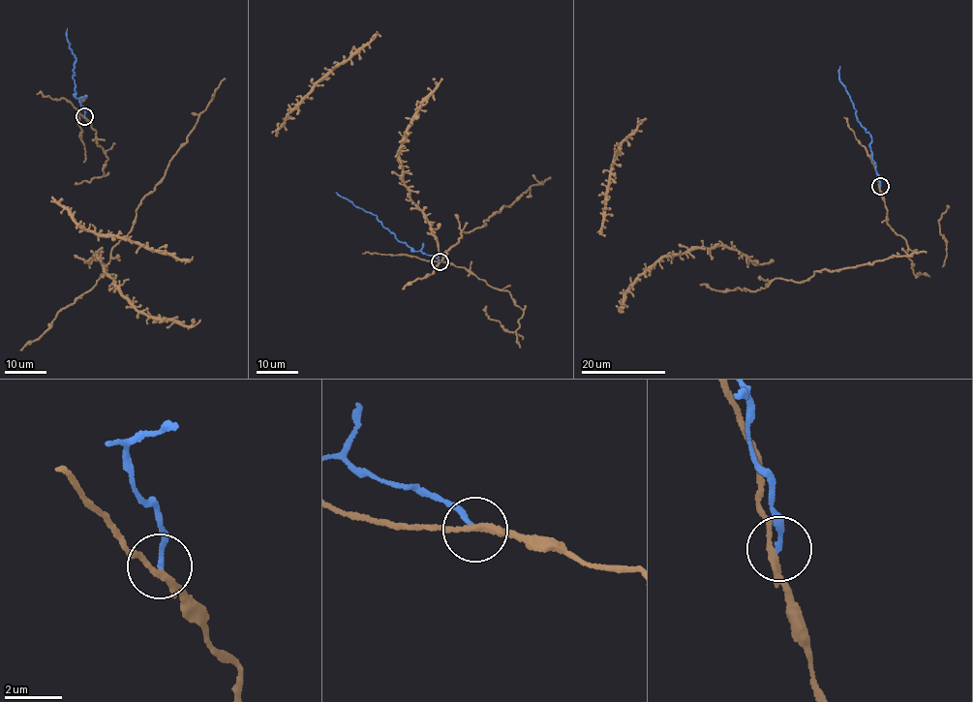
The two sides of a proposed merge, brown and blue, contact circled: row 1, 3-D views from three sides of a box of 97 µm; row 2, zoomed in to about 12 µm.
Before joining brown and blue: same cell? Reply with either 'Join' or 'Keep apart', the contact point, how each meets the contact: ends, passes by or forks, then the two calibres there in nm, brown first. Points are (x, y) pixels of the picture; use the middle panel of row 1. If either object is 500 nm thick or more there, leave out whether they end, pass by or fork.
Keep apart. Place: (440, 261). At the ring brown passes by. At the ring blue ends. Thickness 200 nm (brown) against 150 nm

